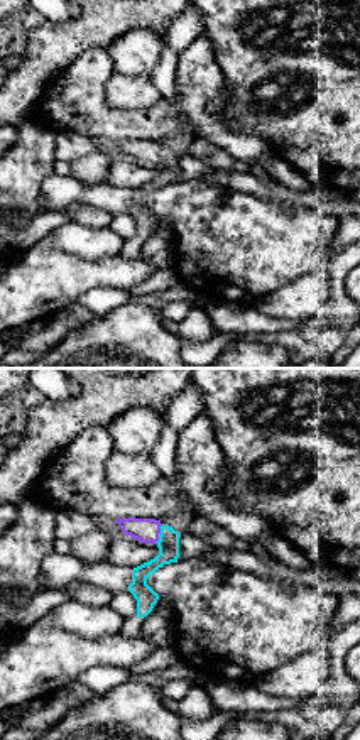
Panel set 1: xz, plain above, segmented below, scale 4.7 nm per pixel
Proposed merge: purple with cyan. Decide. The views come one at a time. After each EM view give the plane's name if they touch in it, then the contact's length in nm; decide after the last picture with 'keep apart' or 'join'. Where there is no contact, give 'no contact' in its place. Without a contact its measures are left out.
xz | 100 nm

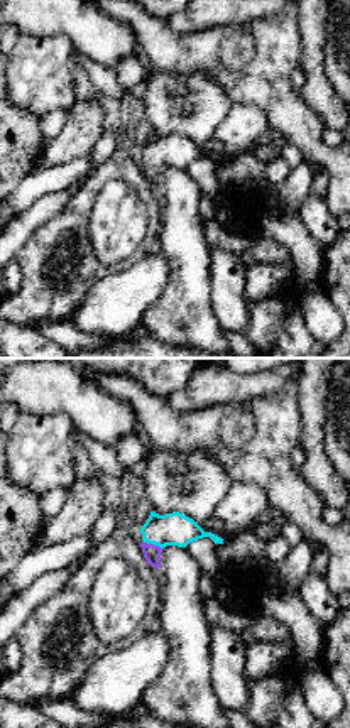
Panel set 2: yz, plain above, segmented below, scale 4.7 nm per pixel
yz | 110 nm

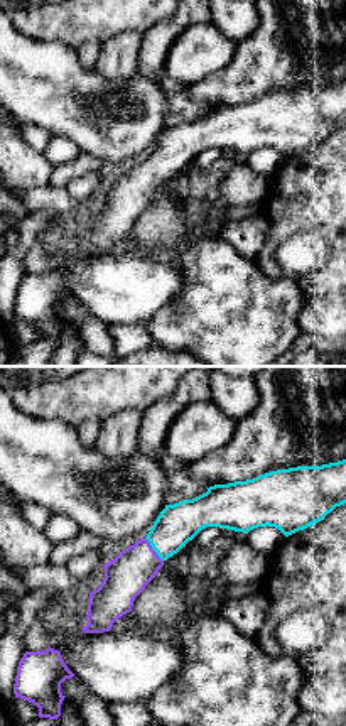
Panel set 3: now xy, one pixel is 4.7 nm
xy | 150 nm

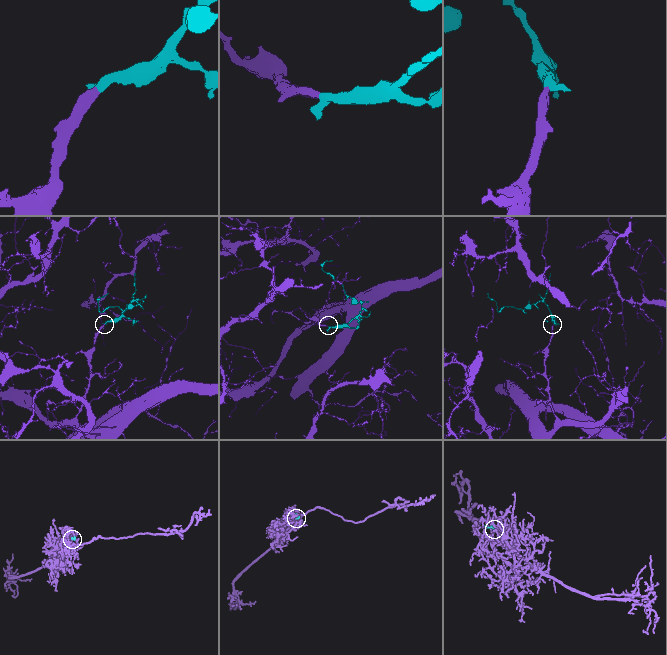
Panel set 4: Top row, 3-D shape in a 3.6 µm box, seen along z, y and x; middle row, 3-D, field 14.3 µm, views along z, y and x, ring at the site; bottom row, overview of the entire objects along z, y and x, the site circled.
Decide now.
join

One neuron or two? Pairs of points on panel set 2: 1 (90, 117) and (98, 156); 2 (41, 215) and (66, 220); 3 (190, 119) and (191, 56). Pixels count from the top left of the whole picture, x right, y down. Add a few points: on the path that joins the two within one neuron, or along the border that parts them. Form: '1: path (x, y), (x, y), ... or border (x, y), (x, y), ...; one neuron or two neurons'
1: border (105, 130), (90, 152); two neurons
2: border (78, 184), (70, 201), (46, 220), (26, 244); two neurons
3: border (153, 70), (203, 73), (227, 93); two neurons

